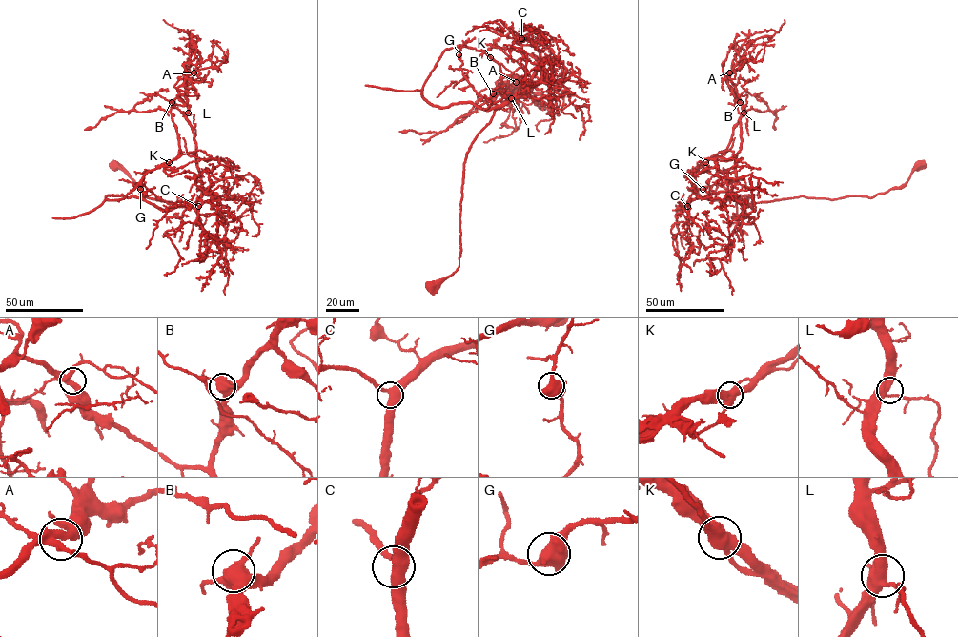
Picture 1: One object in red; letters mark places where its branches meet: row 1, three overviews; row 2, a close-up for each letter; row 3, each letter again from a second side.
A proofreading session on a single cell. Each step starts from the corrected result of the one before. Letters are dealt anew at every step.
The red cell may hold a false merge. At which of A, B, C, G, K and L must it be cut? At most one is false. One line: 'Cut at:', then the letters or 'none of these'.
Cut at: K

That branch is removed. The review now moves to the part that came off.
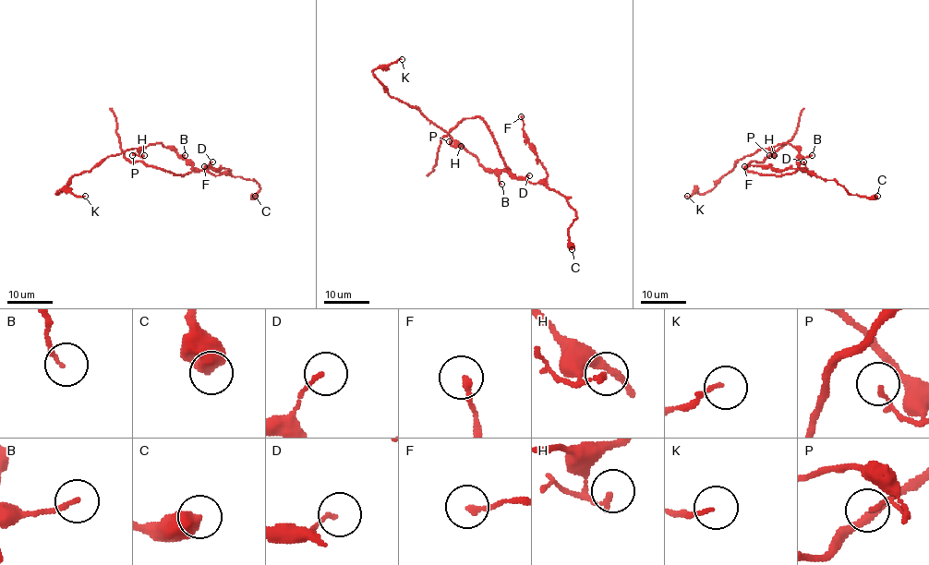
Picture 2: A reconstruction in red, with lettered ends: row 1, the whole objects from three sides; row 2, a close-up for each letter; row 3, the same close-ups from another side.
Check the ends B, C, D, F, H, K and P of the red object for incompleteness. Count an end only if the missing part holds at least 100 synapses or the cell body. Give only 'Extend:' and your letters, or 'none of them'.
Extend: none of them

